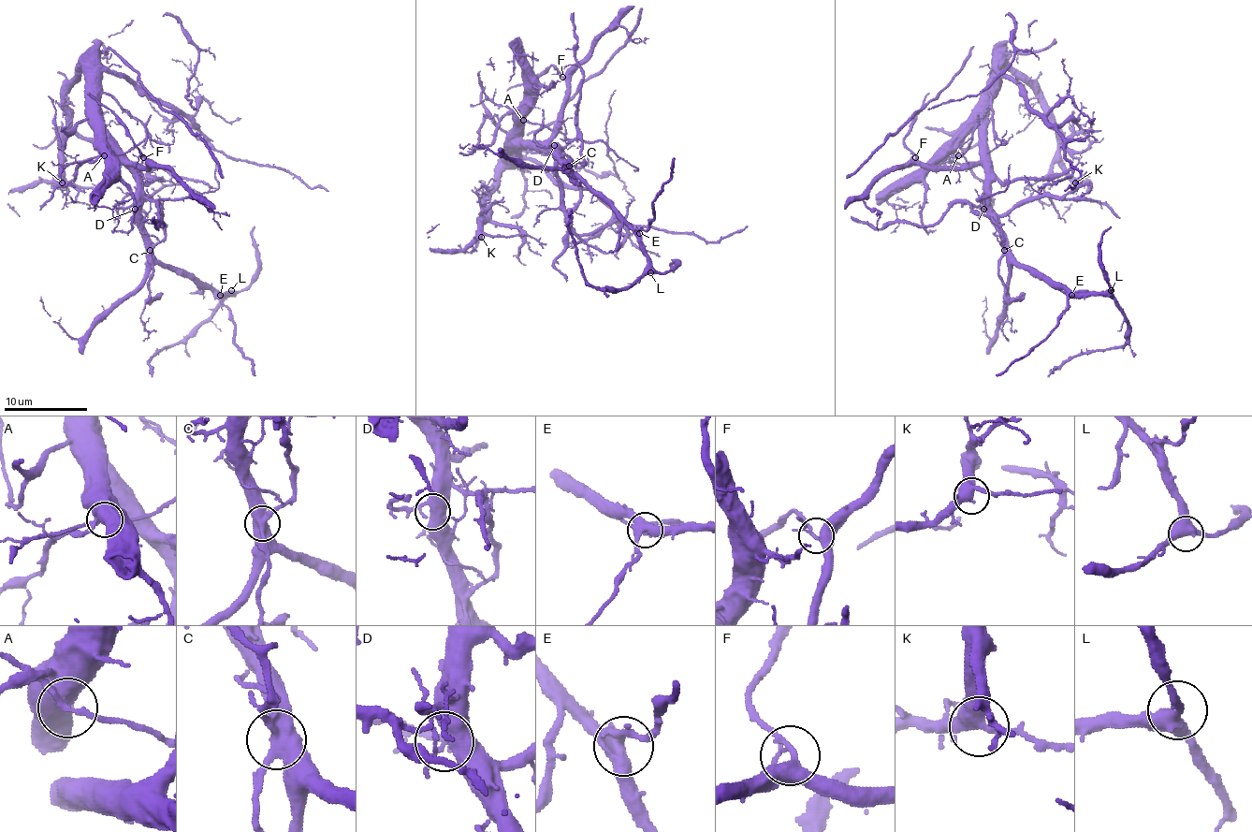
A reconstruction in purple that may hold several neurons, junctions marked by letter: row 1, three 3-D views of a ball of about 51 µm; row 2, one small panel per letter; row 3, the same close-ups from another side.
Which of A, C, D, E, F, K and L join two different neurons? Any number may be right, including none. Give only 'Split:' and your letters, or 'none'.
Split: C

